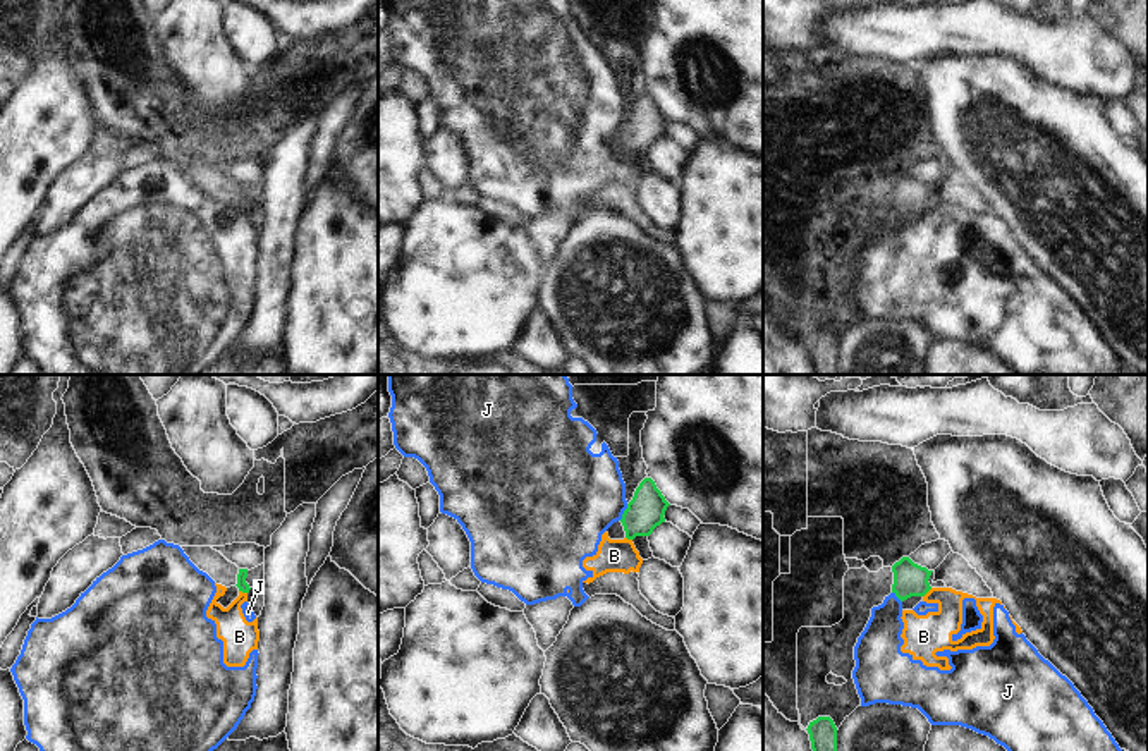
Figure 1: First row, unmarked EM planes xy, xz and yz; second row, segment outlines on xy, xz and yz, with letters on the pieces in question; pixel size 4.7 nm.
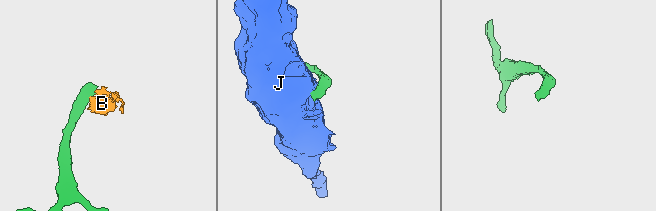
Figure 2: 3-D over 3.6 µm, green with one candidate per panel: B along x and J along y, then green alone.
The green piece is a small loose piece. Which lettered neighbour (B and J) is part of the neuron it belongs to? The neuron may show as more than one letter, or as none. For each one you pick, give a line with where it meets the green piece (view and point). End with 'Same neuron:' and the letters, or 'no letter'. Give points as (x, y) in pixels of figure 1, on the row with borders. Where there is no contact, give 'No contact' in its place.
Same neuron: no letter.

